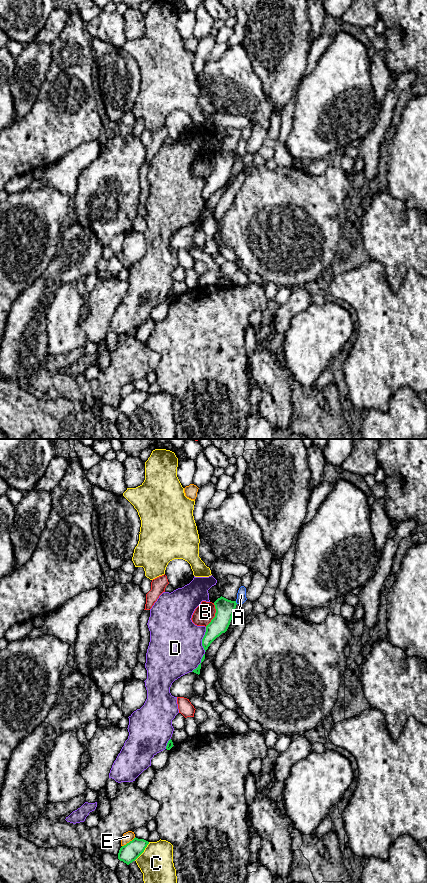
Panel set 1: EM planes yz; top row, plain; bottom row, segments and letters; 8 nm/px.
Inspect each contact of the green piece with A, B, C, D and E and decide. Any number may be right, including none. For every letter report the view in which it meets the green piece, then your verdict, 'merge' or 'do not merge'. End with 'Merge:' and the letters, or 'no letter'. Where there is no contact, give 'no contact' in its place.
A: contact in yz; do not merge
B: contact in yz; do not merge
C: contact in yz; do not merge
D: contact in yz; do not merge
E: contact in yz; do not merge
Merge: no letter

